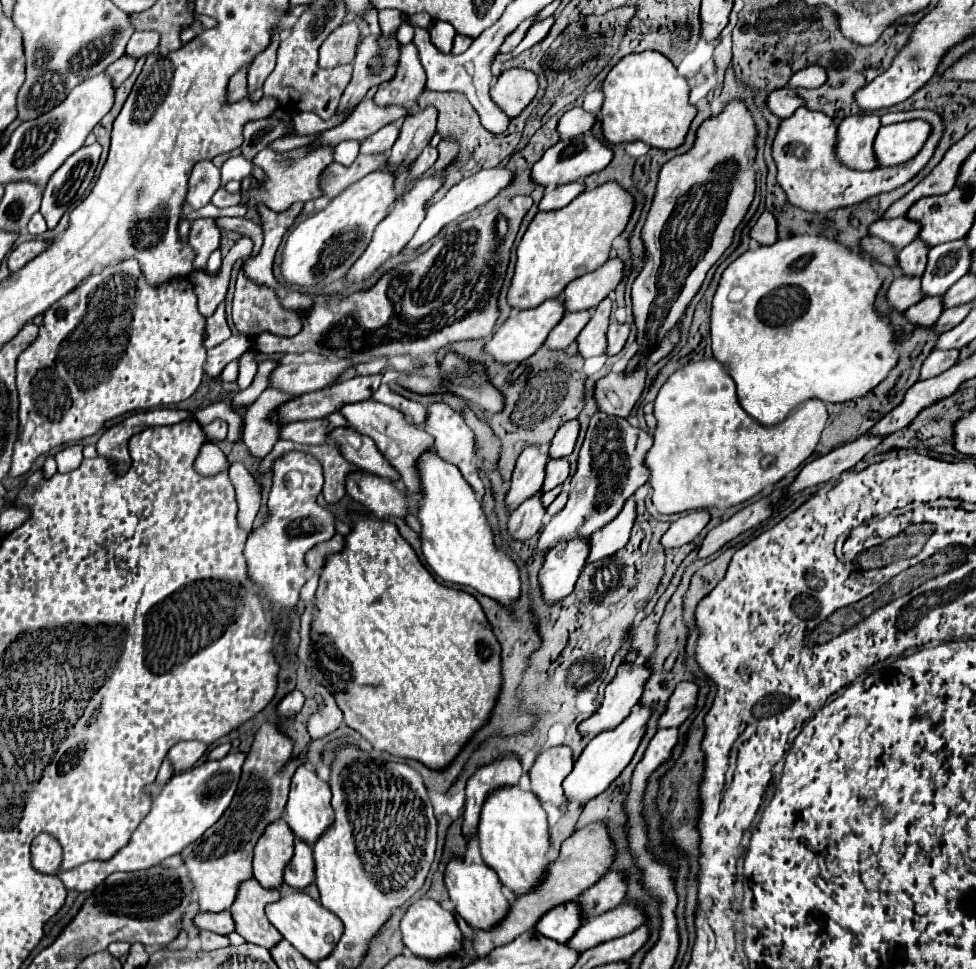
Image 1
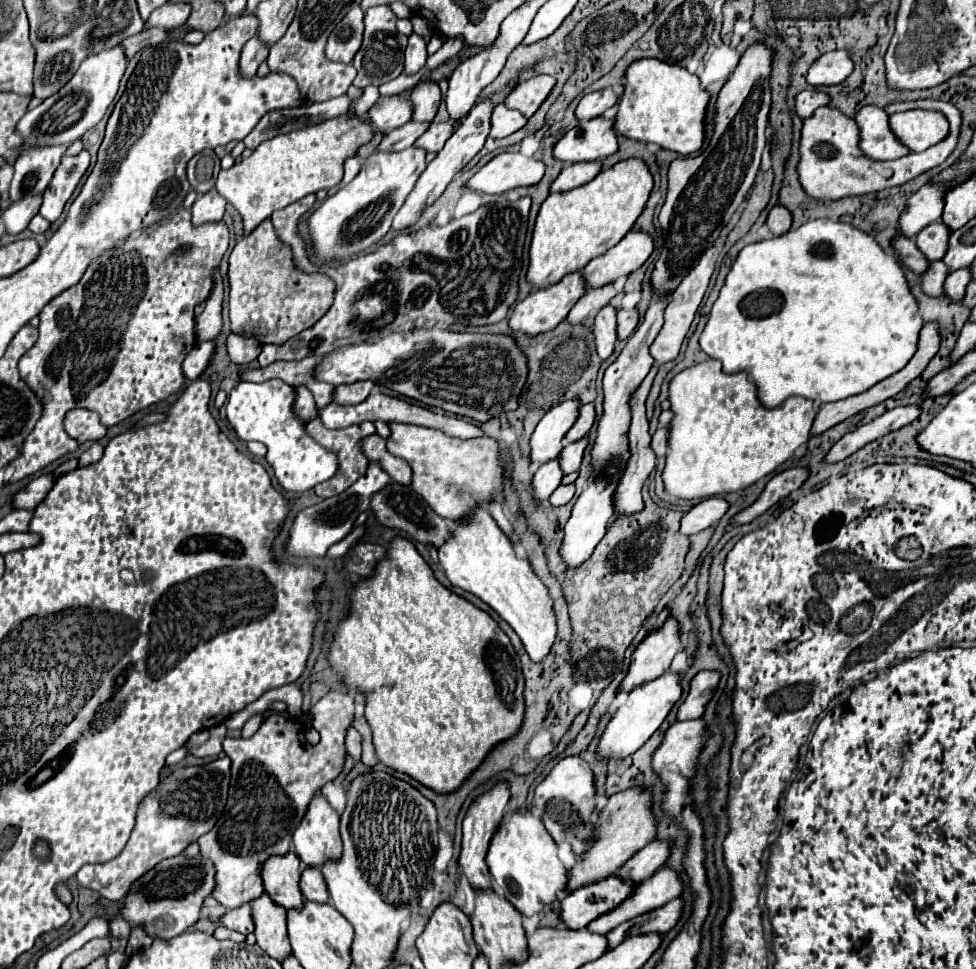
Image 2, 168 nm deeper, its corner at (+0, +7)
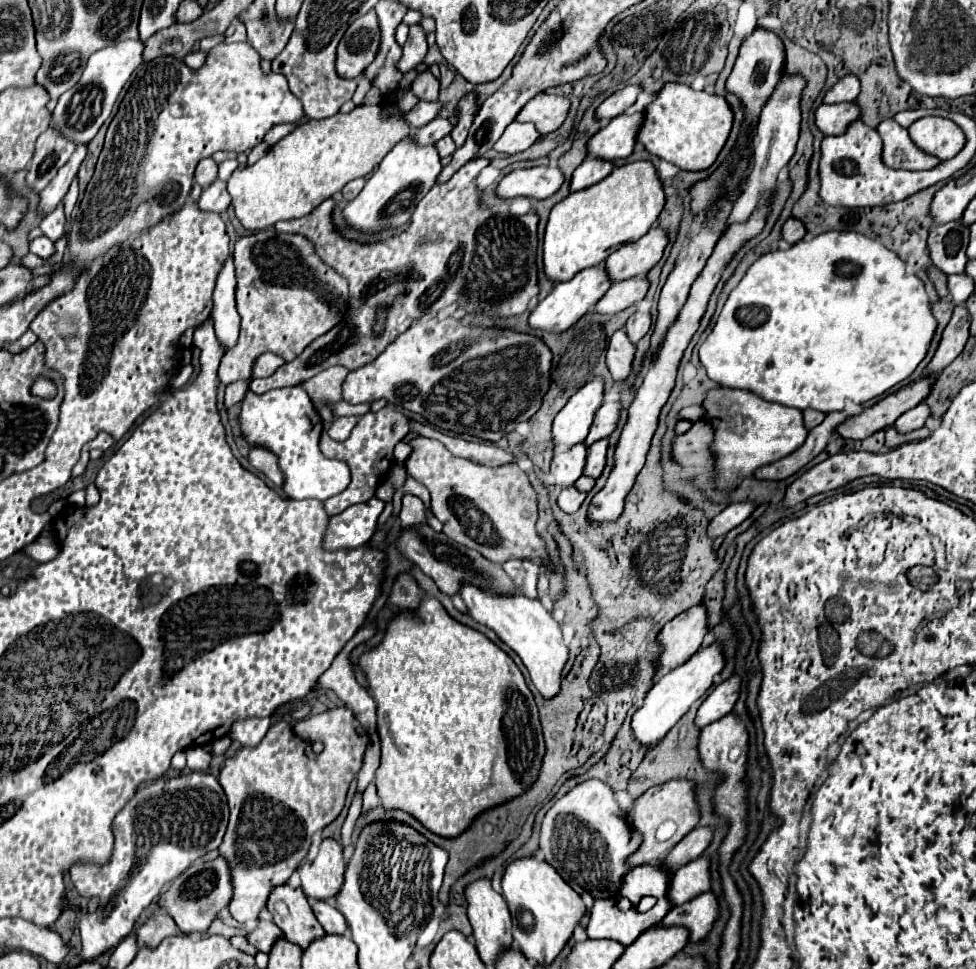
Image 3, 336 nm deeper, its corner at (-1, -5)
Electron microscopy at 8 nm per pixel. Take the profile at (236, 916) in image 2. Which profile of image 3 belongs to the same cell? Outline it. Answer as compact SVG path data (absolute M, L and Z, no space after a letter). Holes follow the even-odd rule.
M258 921L258 927L246 935L246 939L256 945L262 953L270 953L278 939L282 939L284 933L278 929L274 921Z

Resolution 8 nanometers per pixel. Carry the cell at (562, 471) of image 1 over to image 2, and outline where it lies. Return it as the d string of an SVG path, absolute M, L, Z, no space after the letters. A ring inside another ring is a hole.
M583 437L583 439L579 439L575 443L569 443L567 447L561 449L561 453L559 453L559 467L561 467L561 471L565 475L579 469L581 459L583 459L583 451L585 451L585 445L587 445L587 439Z

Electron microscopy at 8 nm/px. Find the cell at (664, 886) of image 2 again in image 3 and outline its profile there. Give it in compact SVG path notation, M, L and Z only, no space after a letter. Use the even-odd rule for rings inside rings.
M698 857L692 863L682 865L672 875L672 883L668 889L670 901L674 905L682 905L692 897L710 889L710 857Z

